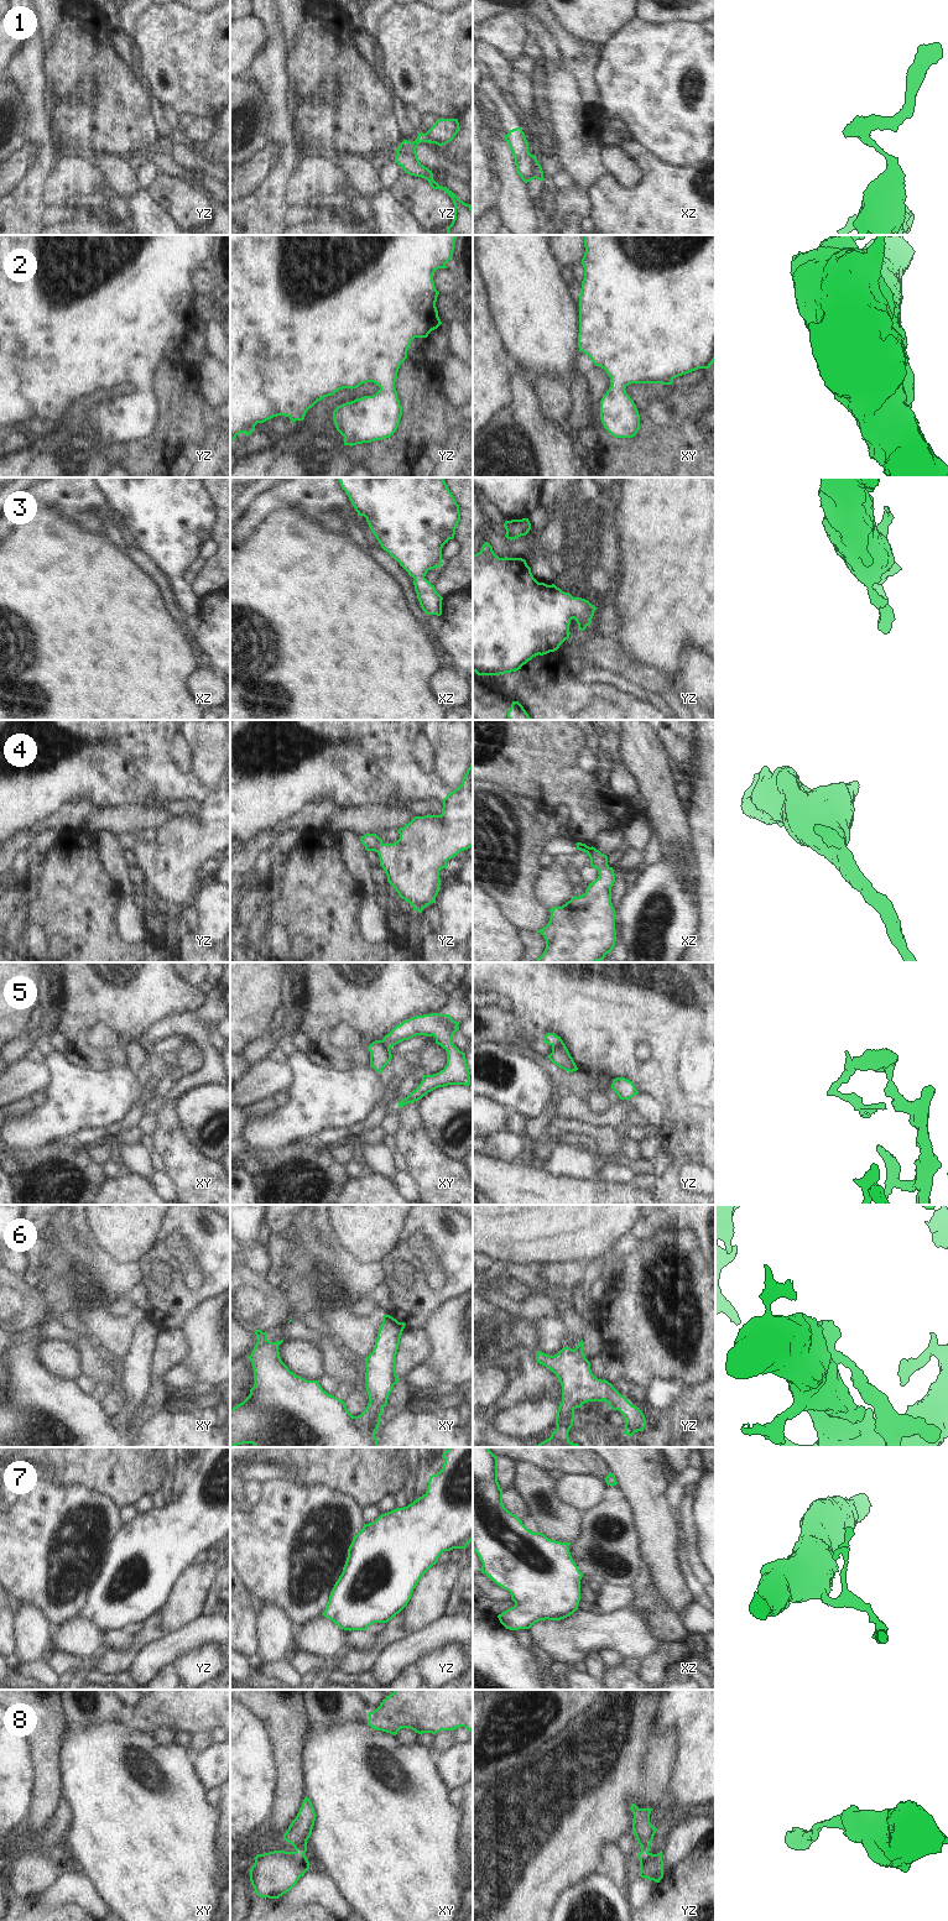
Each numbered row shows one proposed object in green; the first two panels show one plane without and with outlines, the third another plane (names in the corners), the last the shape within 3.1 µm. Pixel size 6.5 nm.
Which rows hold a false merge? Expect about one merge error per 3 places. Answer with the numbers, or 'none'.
1, 5

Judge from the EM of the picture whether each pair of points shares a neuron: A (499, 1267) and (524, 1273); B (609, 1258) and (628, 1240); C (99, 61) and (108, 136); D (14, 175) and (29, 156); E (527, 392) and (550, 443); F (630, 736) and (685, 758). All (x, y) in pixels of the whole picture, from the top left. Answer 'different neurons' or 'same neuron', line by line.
A: same neuron
B: same neuron
C: same neuron
D: same neuron
E: same neuron
F: different neurons

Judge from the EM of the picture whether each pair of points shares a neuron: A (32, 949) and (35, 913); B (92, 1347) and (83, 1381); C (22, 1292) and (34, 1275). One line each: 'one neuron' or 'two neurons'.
A: two neurons
B: two neurons
C: two neurons

